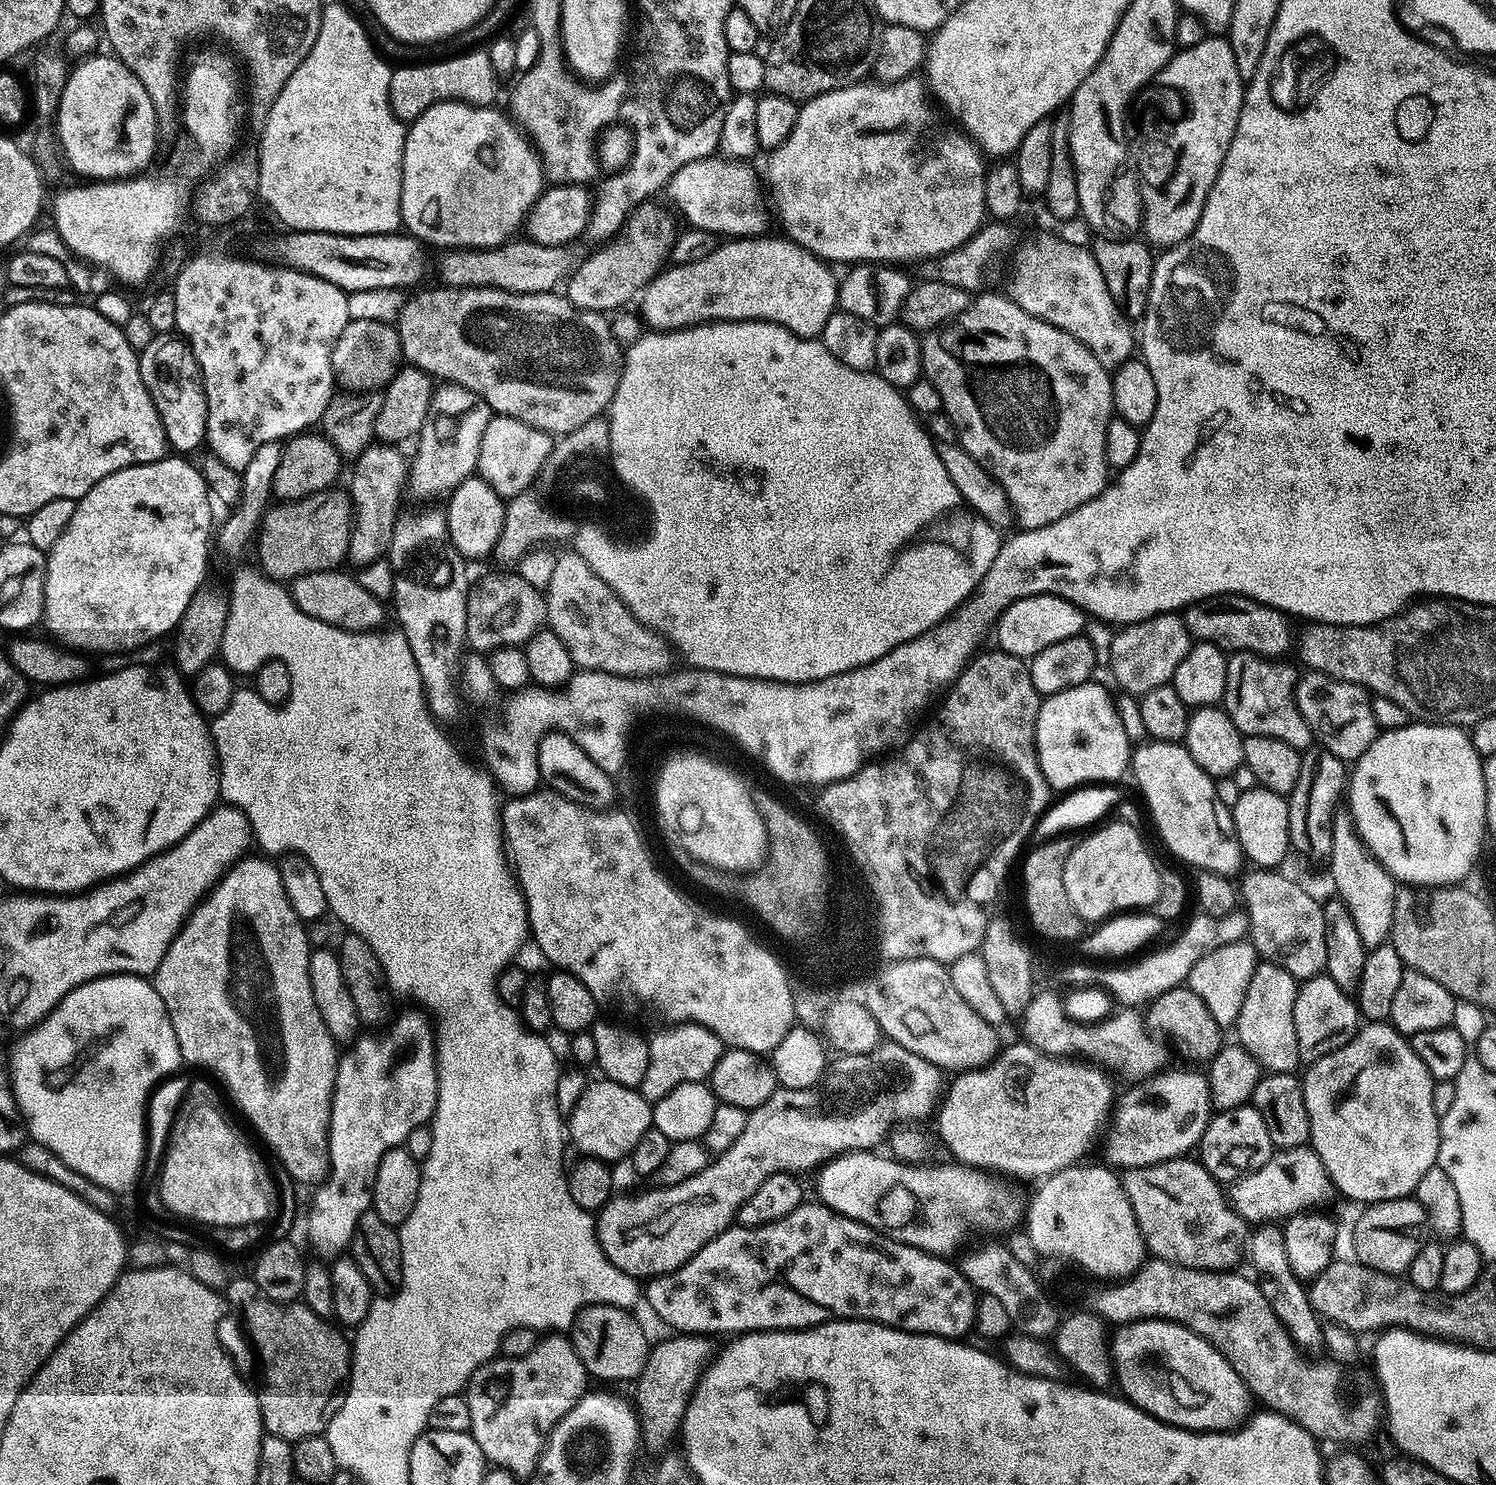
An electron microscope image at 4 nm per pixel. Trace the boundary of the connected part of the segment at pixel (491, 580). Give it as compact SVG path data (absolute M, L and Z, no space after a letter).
M515 571L504 572L501 576L484 576L471 585L466 602L466 644L480 654L492 652L495 648L523 646L545 623L548 611L544 605L545 593L523 580Z

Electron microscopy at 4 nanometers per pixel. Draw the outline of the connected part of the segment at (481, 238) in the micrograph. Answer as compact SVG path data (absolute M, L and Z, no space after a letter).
M447 100L430 106L407 125L400 219L403 227L417 240L425 245L437 244L441 250L481 249L507 244L517 235L516 227L525 223L528 213L536 205L546 187L546 177L535 147L505 113L504 116L496 106L479 108Z

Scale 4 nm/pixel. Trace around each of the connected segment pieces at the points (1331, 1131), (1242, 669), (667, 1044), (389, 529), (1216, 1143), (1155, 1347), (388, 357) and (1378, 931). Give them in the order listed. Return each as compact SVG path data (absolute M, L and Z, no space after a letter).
M1368 1022L1365 1023L1359 1031L1357 1031L1354 1038L1350 1038L1350 1042L1346 1042L1346 1046L1342 1046L1330 1054L1326 1054L1322 1059L1317 1060L1315 1064L1311 1065L1307 1071L1308 1073L1303 1073L1302 1083L1304 1085L1304 1097L1306 1098L1306 1114L1310 1118L1310 1134L1308 1135L1308 1139L1310 1141L1312 1151L1318 1154L1318 1158L1322 1162L1322 1166L1326 1170L1326 1174L1330 1177L1330 1179L1332 1179L1333 1189L1335 1189L1339 1195L1341 1192L1341 1194L1348 1200L1357 1200L1357 1202L1360 1203L1360 1206L1376 1204L1379 1200L1403 1200L1411 1197L1413 1193L1415 1193L1418 1182L1422 1182L1423 1176L1426 1175L1426 1170L1437 1167L1436 1159L1438 1158L1438 1146L1440 1145L1440 1117L1434 1114L1434 1090L1432 1089L1434 1081L1432 1079L1432 1075L1430 1074L1430 1070L1426 1070L1426 1066L1422 1066L1422 1058L1418 1058L1418 1054L1414 1054L1409 1037L1403 1036L1397 1028L1392 1027L1391 1023Z
M1254 652L1231 653L1222 707L1230 722L1234 722L1244 736L1278 738L1301 750L1311 748L1314 744L1312 731L1310 726L1306 726L1306 718L1302 718L1296 705L1298 672L1284 662L1280 658L1257 656Z
M674 1024L653 1032L656 1033L648 1040L649 1066L646 1067L645 1077L638 1087L638 1091L649 1102L662 1099L683 1083L707 1081L721 1054L726 1050L726 1045L709 1028L704 1028L700 1024Z
M383 442L373 443L364 449L359 456L355 457L352 468L352 488L350 487L350 495L352 498L352 511L354 519L352 522L352 533L350 534L350 542L348 543L347 559L353 560L356 566L363 566L387 557L392 548L392 536L396 532L398 517L400 512L400 495L406 492L408 483L409 461L404 460L404 456L400 453L401 449L396 446L389 446Z
M1246 1103L1234 1110L1216 1112L1209 1119L1198 1145L1198 1159L1215 1180L1235 1182L1262 1167L1271 1158L1273 1151L1262 1114L1258 1114L1251 1103Z
M1139 1320L1122 1324L1111 1333L1110 1351L1114 1380L1118 1388L1120 1384L1123 1399L1164 1424L1187 1428L1189 1432L1231 1432L1241 1427L1253 1411L1254 1397L1242 1378L1238 1378L1234 1366L1230 1366L1230 1362L1226 1362L1210 1342L1186 1326L1169 1320Z
M349 320L342 334L338 334L338 342L332 351L332 373L336 375L336 383L349 393L375 392L387 388L402 367L404 351L400 345L400 336L392 324L370 322L369 320Z
M1337 811L1332 817L1332 845L1327 864L1328 872L1332 875L1332 884L1336 887L1335 895L1349 911L1354 930L1358 932L1358 938L1364 943L1365 949L1371 950L1385 943L1394 922L1398 884L1360 841L1360 835L1347 811Z

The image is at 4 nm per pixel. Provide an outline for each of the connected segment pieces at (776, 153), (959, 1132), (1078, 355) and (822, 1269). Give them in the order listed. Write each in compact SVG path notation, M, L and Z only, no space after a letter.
M920 78L899 80L893 84L879 82L851 84L845 88L830 90L826 94L814 97L813 100L805 100L799 105L794 130L790 130L790 138L786 138L782 146L771 149L769 156L772 157L768 160L766 184L770 189L771 203L774 208L774 203L776 203L776 208L780 211L780 220L784 223L785 230L788 231L785 232L787 239L799 244L805 252L813 252L825 262L841 260L846 264L845 266L852 266L857 262L898 262L894 260L919 262L927 256L940 256L944 252L961 248L967 240L971 240L981 231L980 223L986 220L984 210L985 157L976 147L971 136L965 134L959 127L953 126L937 111L930 99L930 92L925 81L916 79Z
M1027 1042L1019 1043L1010 1045L1008 1049L1005 1047L985 1068L961 1072L953 1079L956 1080L953 1084L951 1081L947 1085L938 1108L940 1136L961 1164L1005 1174L1010 1178L1047 1178L1085 1159L1084 1154L1091 1146L1096 1131L1098 1136L1114 1107L1113 1081L1091 1063L1048 1056Z
M977 295L962 314L932 329L923 337L920 346L924 363L923 375L934 386L934 390L942 394L942 410L948 415L950 422L954 422L960 447L968 451L970 458L974 458L982 467L987 468L988 473L1000 483L1002 490L1008 495L1008 507L1012 509L1015 523L1021 529L1050 526L1050 522L1058 522L1058 518L1078 510L1078 506L1099 496L1110 483L1110 469L1106 462L1106 426L1114 418L1112 378L1109 369L1104 368L1102 362L1098 362L1098 358L1094 358L1094 354L1090 354L1090 350L1086 350L1086 346L1078 342L1078 338L1058 330L1034 314L1026 314L1026 310L1019 308L1007 295L984 295Z
M805 1202L786 1218L778 1218L778 1222L763 1224L757 1228L742 1228L733 1226L727 1228L718 1238L706 1242L694 1258L686 1261L681 1268L667 1272L664 1276L653 1276L646 1284L646 1304L652 1307L652 1312L664 1324L672 1327L676 1334L713 1334L712 1332L732 1332L728 1334L743 1334L746 1332L795 1332L801 1328L815 1328L817 1324L824 1324L828 1320L847 1318L850 1320L872 1320L876 1324L885 1324L891 1328L900 1328L903 1332L921 1332L927 1336L946 1336L949 1338L964 1338L967 1332L973 1331L976 1322L976 1301L978 1292L970 1281L964 1277L961 1269L956 1264L952 1265L951 1259L936 1256L933 1252L924 1252L909 1244L891 1240L883 1236L870 1226L858 1222L854 1218L846 1218L834 1209L827 1208L819 1202Z

